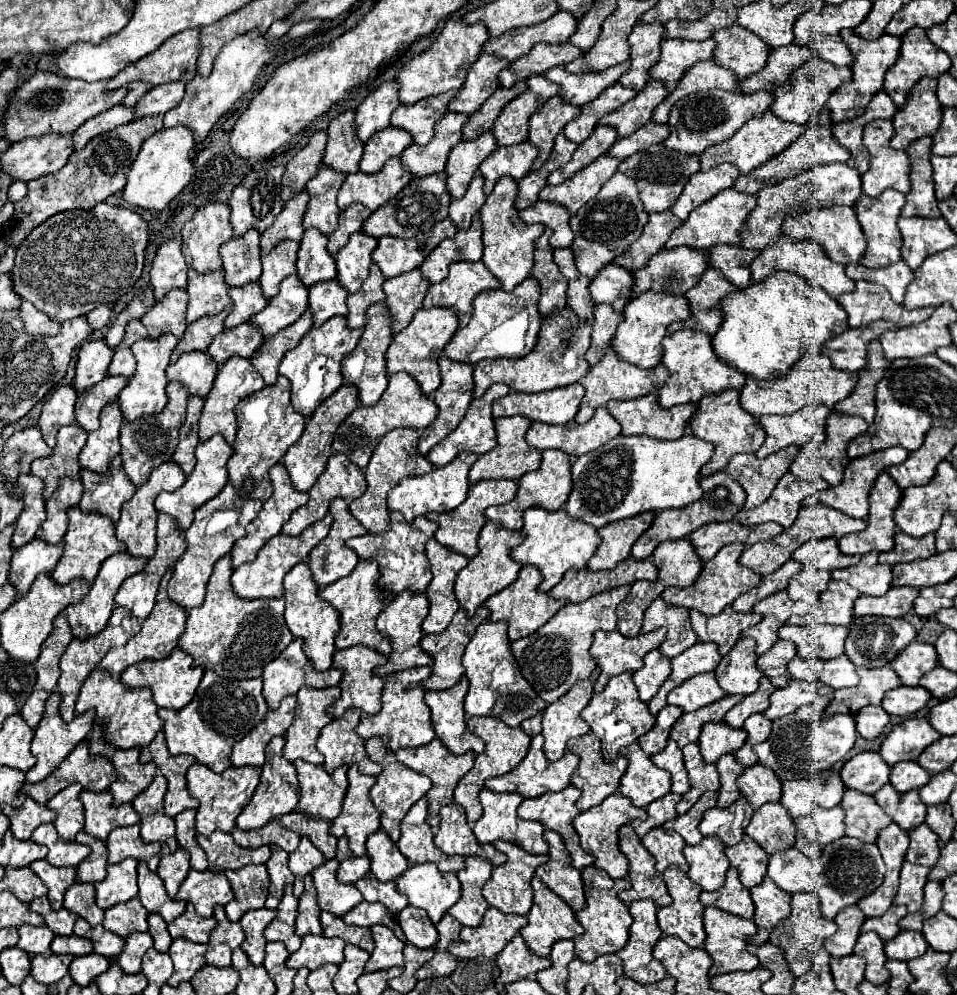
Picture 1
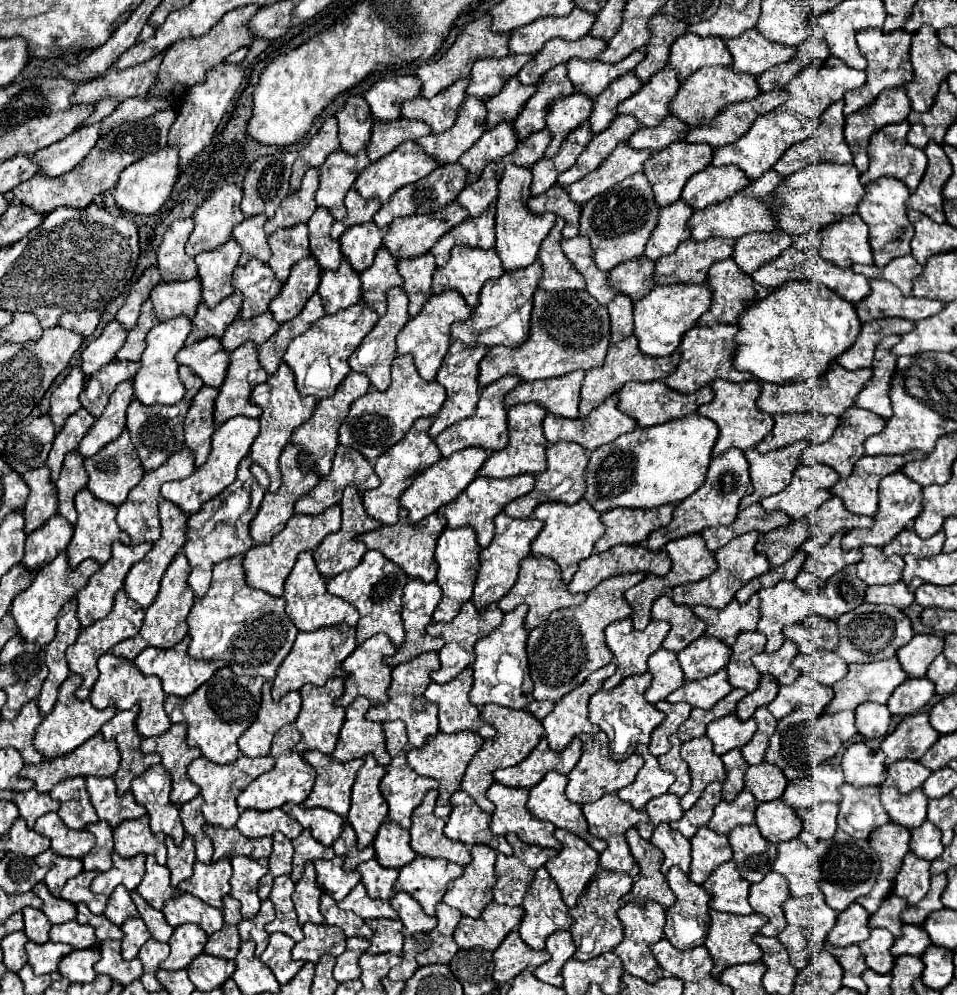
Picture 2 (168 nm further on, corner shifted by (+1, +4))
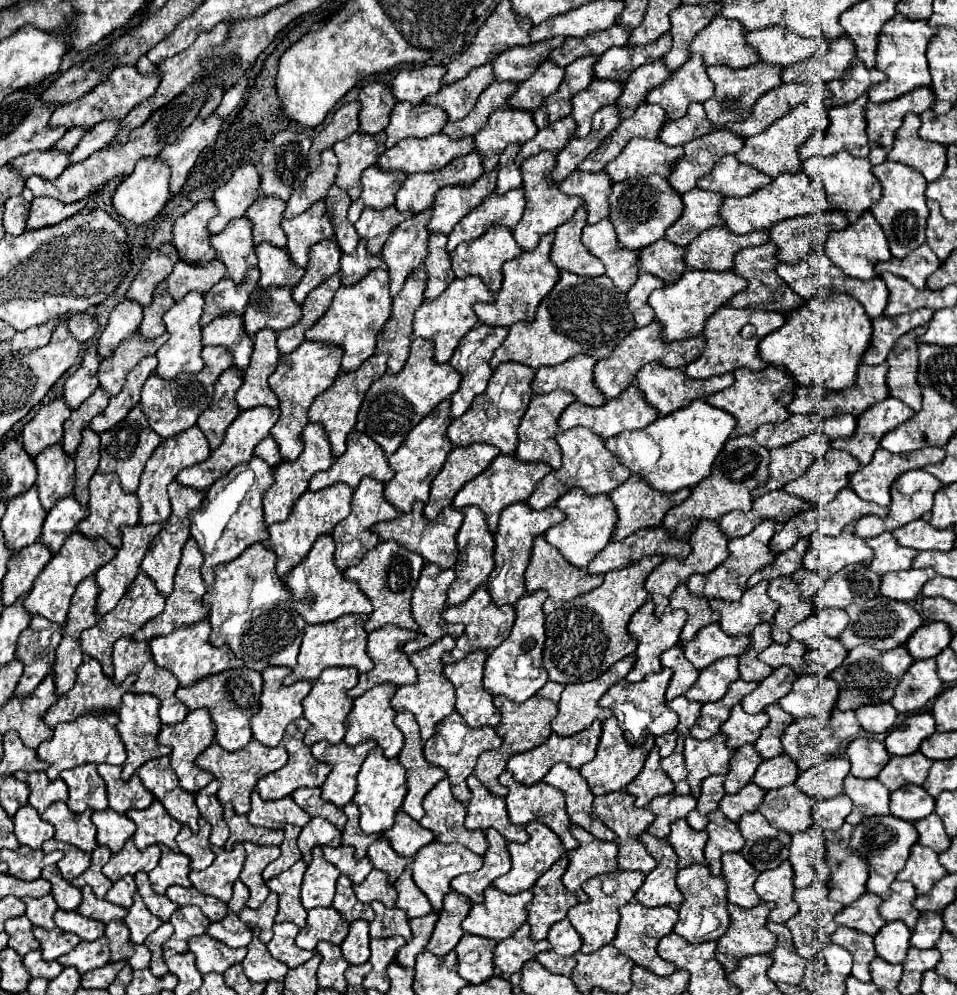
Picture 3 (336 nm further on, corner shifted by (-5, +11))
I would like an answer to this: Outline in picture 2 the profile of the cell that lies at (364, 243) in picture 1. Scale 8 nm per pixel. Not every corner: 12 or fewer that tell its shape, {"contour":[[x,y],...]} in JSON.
{"contour":[[374,222],[340,236],[342,256],[354,272],[370,268],[388,228]]}

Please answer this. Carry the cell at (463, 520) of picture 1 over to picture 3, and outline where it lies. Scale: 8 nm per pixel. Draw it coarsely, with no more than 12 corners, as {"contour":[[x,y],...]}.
{"contour":[[498,455],[460,489],[454,507],[476,505],[494,533],[504,507],[526,501],[552,473],[546,463]]}

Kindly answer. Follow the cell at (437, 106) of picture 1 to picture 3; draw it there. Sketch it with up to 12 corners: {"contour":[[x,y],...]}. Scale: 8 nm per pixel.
{"contour":[[492,65],[472,69],[444,85],[426,103],[442,107],[450,121],[474,109],[494,81]]}

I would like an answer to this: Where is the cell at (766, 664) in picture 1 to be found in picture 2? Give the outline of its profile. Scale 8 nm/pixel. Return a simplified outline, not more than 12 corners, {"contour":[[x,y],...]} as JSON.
{"contour":[[786,640],[776,652],[752,656],[760,674],[770,674],[778,684],[792,684],[798,670],[792,658],[798,648]]}

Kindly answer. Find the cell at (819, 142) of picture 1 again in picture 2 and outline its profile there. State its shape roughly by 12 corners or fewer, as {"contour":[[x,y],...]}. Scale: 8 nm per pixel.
{"contour":[[842,100],[830,104],[810,138],[774,164],[778,176],[814,162],[852,162]]}

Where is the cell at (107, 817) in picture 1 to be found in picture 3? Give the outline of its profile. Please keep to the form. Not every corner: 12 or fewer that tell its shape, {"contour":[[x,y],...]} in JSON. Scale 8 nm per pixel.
{"contour":[[98,765],[118,813],[146,809],[154,795],[138,775],[122,781],[116,765]]}

